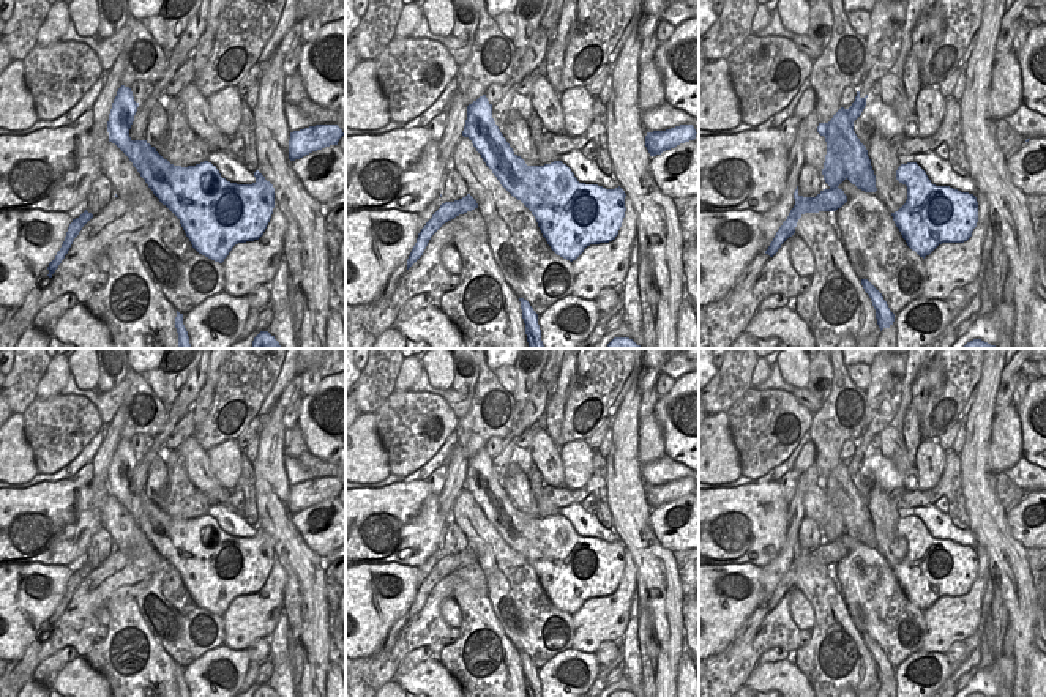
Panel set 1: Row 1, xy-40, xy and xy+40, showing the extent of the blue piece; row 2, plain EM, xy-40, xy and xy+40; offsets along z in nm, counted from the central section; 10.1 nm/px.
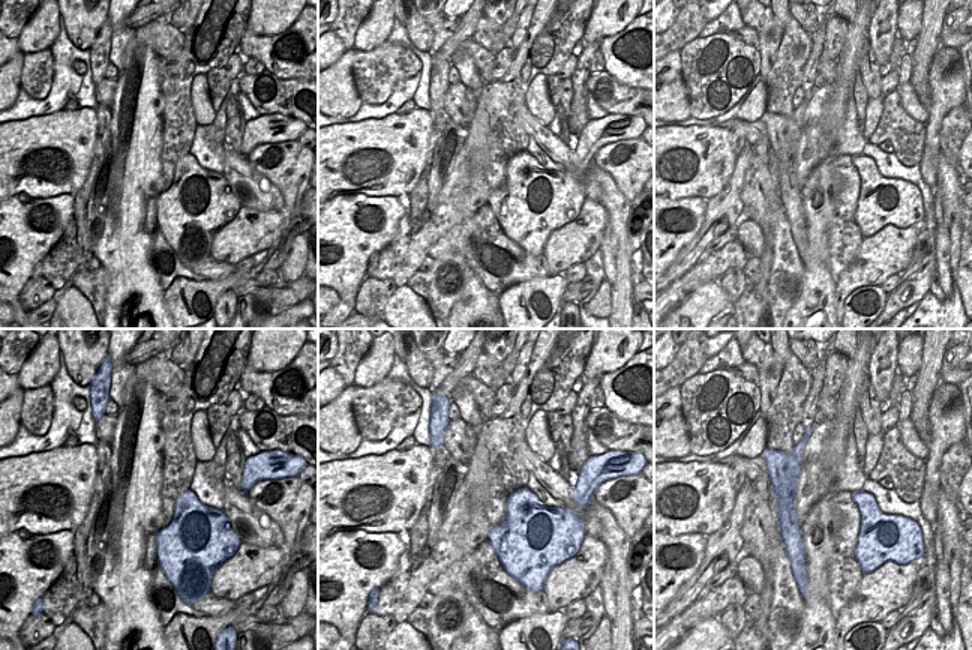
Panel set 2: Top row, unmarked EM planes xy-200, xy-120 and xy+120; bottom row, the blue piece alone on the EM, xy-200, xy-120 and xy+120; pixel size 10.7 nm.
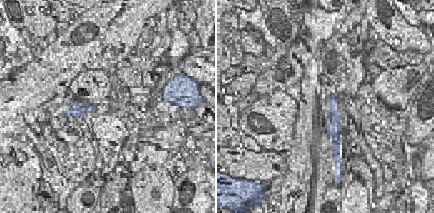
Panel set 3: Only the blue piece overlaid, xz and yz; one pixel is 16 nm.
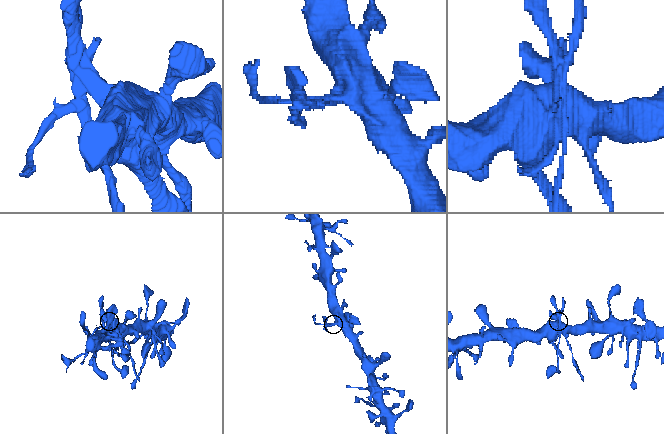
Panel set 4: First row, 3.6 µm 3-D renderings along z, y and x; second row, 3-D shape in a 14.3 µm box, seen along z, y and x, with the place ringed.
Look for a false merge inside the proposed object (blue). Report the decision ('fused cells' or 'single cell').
fused cells

